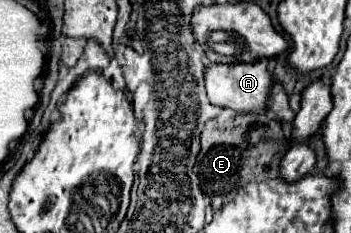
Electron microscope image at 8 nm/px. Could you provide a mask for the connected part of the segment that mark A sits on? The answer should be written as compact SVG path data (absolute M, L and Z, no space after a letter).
M261 59L259 63L231 63L231 65L209 65L205 69L205 87L207 97L213 105L229 107L237 113L253 113L267 109L273 91L273 75L267 69L267 61Z

